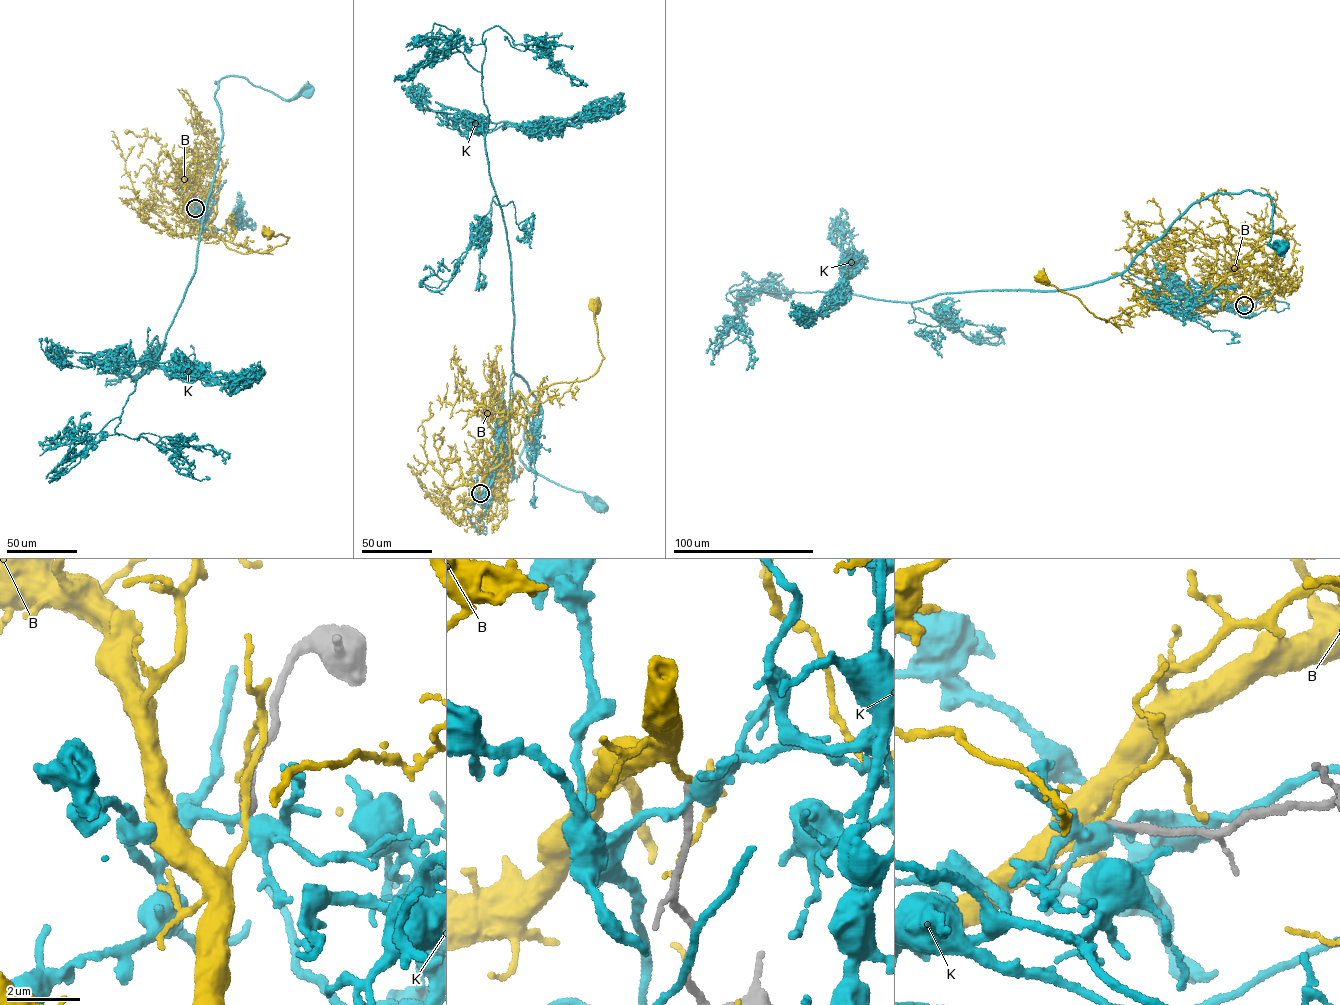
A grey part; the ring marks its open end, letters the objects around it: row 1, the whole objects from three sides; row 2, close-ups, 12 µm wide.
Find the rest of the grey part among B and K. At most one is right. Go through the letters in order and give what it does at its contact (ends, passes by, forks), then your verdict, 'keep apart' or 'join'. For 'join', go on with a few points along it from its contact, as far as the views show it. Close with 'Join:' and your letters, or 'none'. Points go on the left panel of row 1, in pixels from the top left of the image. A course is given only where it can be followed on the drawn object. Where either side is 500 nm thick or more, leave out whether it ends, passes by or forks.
B: it passes by; keep apart
K: it forks; keep apart
Join: none

